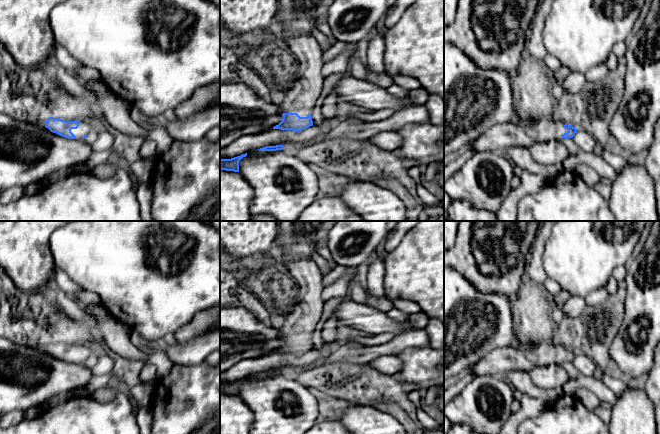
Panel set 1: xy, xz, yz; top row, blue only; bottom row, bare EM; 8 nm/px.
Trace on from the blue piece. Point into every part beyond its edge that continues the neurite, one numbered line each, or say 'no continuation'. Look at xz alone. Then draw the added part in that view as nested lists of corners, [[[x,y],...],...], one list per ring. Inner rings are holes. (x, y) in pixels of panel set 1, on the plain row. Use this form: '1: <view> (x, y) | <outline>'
1: xz (303, 320) | [[[312,259],[293,261],[285,267],[296,280],[299,291],[292,310],[281,319],[280,336],[307,341],[323,321],[323,275]]]

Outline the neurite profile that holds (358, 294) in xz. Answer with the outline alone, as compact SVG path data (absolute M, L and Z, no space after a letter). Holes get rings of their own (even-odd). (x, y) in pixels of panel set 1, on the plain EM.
M353 278L349 282L349 288L351 290L351 300L361 304L368 304L366 291L355 281Z

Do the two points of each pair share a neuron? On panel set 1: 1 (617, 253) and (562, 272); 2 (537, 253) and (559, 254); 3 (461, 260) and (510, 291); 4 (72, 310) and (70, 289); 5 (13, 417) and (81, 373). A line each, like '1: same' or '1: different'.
1: same
2: different
3: same
4: different
5: different

